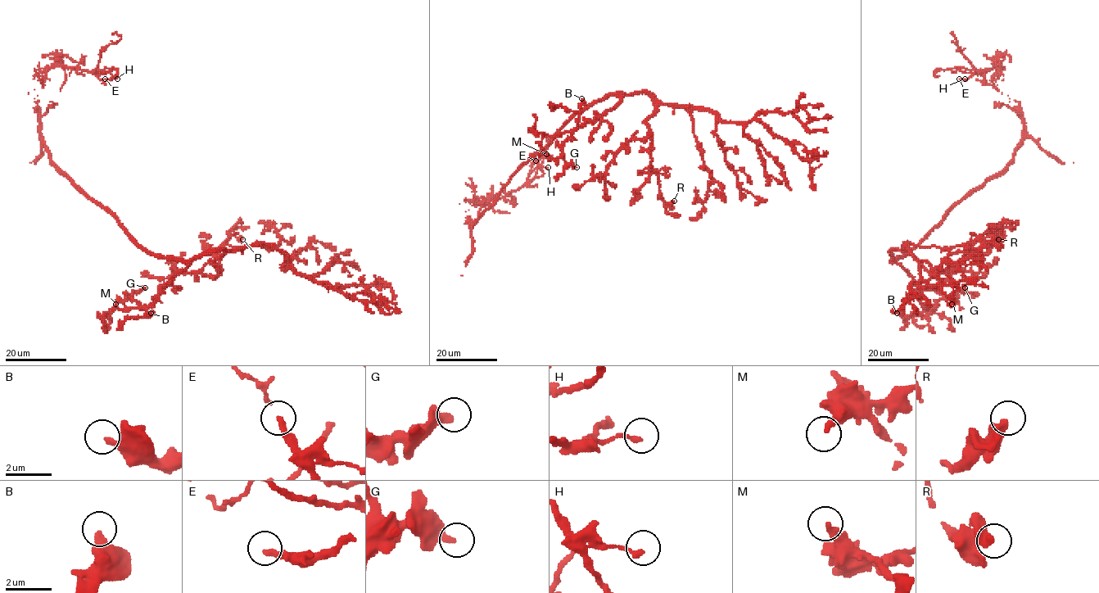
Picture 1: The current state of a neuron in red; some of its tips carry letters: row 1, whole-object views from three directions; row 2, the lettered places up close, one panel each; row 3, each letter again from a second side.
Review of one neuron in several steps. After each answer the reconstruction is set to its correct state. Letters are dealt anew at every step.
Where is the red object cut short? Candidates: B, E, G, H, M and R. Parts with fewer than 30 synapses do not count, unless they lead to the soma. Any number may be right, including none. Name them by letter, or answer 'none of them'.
none of them

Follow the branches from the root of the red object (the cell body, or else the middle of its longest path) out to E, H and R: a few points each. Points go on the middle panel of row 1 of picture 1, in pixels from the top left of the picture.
E: (555, 134), (471, 224), (495, 194), (496, 201), (503, 198), (541, 176), (535, 160)
H: (555, 134), (471, 224), (495, 194), (496, 201), (503, 198), (541, 176), (541, 167), (548, 167)
R: (555, 134), (576, 114), (613, 93), (646, 92), (654, 106), (647, 120), (651, 170), (664, 205), (674, 201)

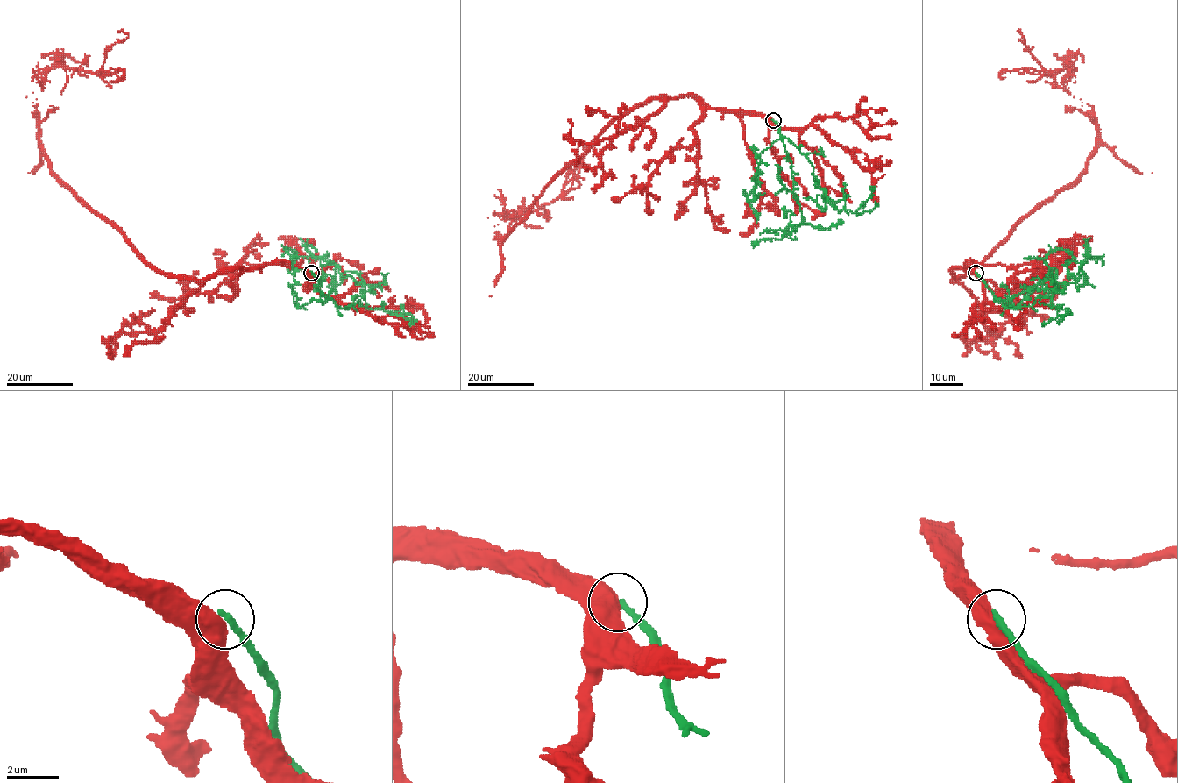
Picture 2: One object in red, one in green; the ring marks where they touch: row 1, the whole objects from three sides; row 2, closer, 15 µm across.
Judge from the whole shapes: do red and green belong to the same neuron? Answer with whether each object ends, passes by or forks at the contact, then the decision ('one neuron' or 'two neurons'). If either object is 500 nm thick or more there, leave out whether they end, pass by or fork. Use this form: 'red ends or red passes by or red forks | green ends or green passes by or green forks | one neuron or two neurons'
two neurons

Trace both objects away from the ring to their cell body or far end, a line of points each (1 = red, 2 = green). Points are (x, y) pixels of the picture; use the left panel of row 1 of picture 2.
1: (311, 272), (286, 261), (201, 280), (158, 272), (53, 172), (39, 124), (58, 107), (67, 70), (123, 77)
2: (311, 272), (318, 281), (322, 303), (330, 289), (342, 281), (338, 266), (321, 257), (298, 256), (292, 266)

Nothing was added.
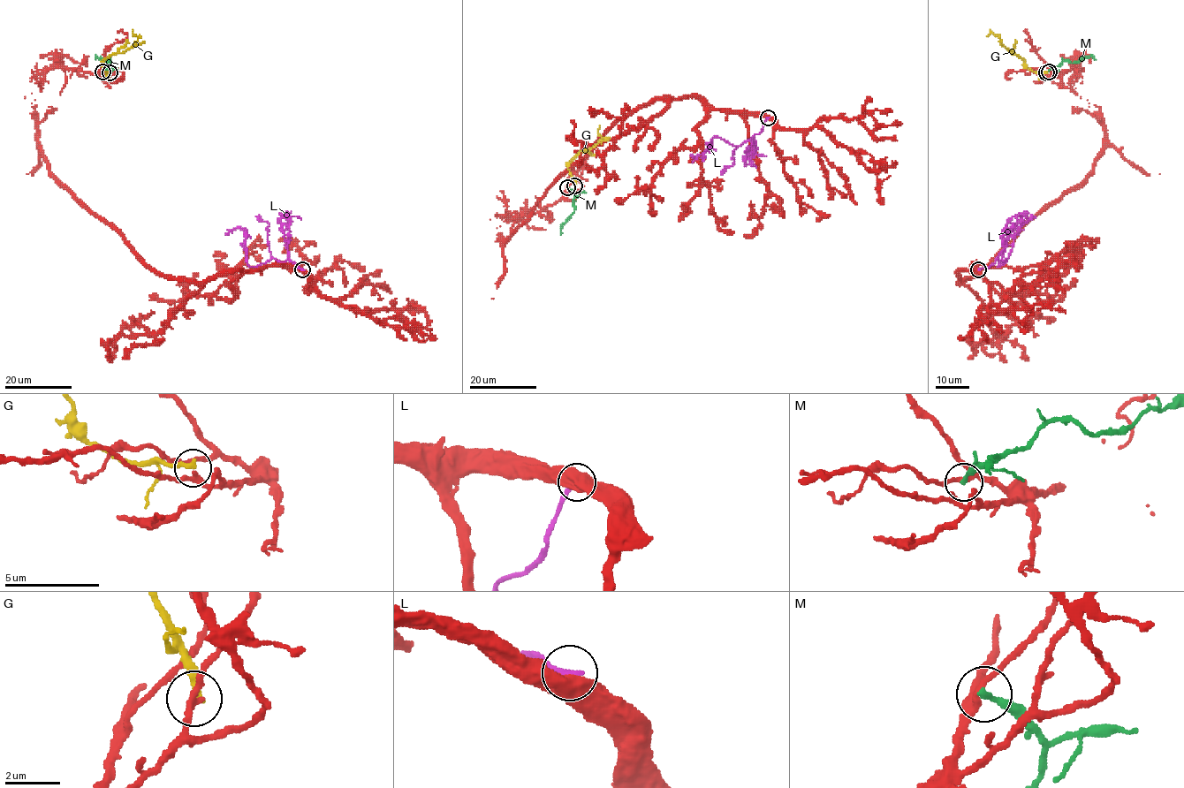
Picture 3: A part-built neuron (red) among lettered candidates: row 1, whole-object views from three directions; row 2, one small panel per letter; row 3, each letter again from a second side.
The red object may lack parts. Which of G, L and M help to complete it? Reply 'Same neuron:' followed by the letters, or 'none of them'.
Same neuron: none of them

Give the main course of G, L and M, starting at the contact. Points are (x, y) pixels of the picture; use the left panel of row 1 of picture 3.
G: (110, 72), (102, 68), (102, 61), (115, 53), (124, 52), (134, 43), (137, 39), (134, 35)
L: (303, 269), (287, 258), (285, 261), (272, 258), (251, 267), (246, 259), (245, 230), (236, 227), (224, 234)
M: (102, 71), (110, 66), (110, 62), (95, 56), (95, 60)

